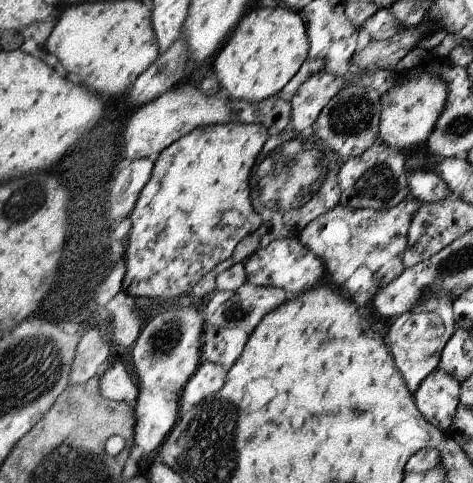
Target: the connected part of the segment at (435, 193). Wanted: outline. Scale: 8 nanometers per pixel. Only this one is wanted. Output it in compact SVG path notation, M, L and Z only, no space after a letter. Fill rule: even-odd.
M412 170L408 180L410 195L420 202L440 202L450 196L446 182L432 170Z

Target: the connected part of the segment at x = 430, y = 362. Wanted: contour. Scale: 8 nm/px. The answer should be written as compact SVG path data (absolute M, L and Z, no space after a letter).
M442 294L424 296L418 300L418 304L410 312L404 312L386 328L388 346L390 346L392 356L395 357L395 364L403 373L404 381L407 382L411 392L416 392L422 380L439 368L441 354L456 330L453 310L456 297L456 295L442 296Z

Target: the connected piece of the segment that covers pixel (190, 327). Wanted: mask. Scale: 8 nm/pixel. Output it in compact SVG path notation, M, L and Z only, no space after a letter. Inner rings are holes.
M194 306L162 310L140 331L132 350L132 362L140 380L135 412L136 446L143 450L142 459L148 458L148 454L171 435L170 430L178 418L180 392L199 369L200 348L203 348L202 318Z

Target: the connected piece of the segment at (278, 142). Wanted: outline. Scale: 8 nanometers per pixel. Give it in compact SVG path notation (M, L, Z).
M290 126L282 132L274 131L268 143L264 144L262 155L251 172L251 204L263 218L263 224L256 232L260 238L260 247L266 247L284 238L286 240L288 238L292 240L293 237L299 238L300 232L303 232L312 220L332 211L332 208L339 204L342 193L338 175L344 167L345 160L341 159L336 152L332 152L330 148L332 146L326 146L322 140L311 138L310 133L296 132Z

